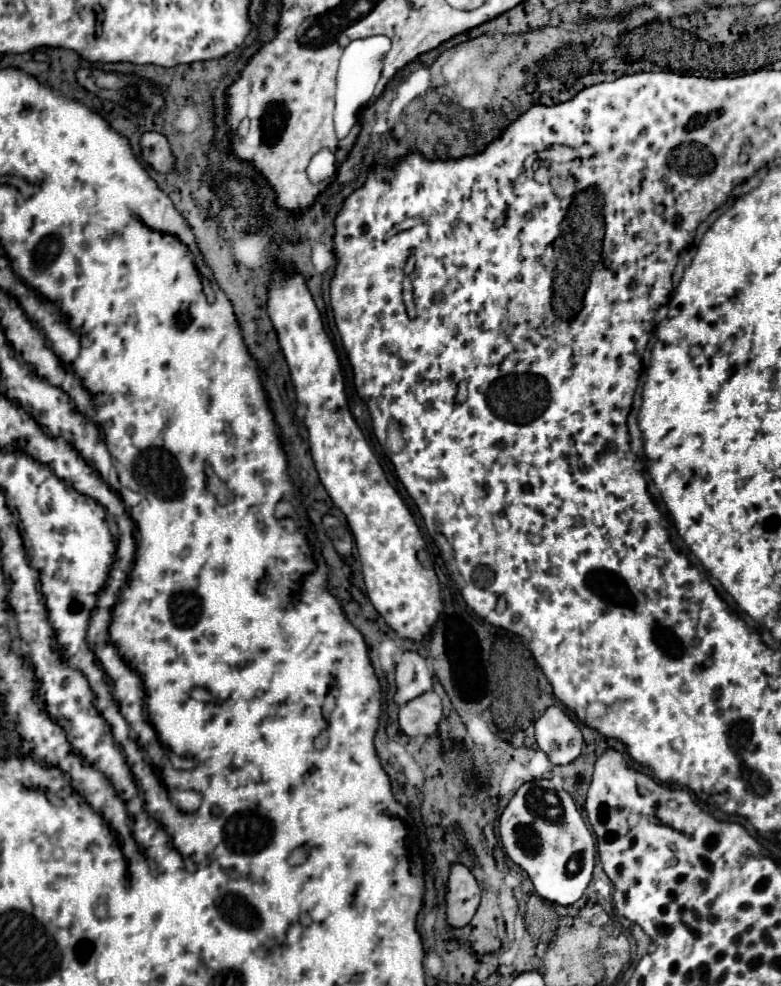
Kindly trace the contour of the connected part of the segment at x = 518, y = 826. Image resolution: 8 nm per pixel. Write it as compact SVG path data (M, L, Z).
M538 779L538 781L528 781L524 783L516 795L510 799L506 809L502 811L498 819L498 833L502 839L502 847L508 853L508 857L520 865L528 877L534 883L536 893L546 899L554 901L556 905L572 905L578 901L588 887L592 879L592 869L594 869L594 855L596 855L596 845L594 837L588 831L582 815L578 813L572 797L564 789L556 789L550 781Z

